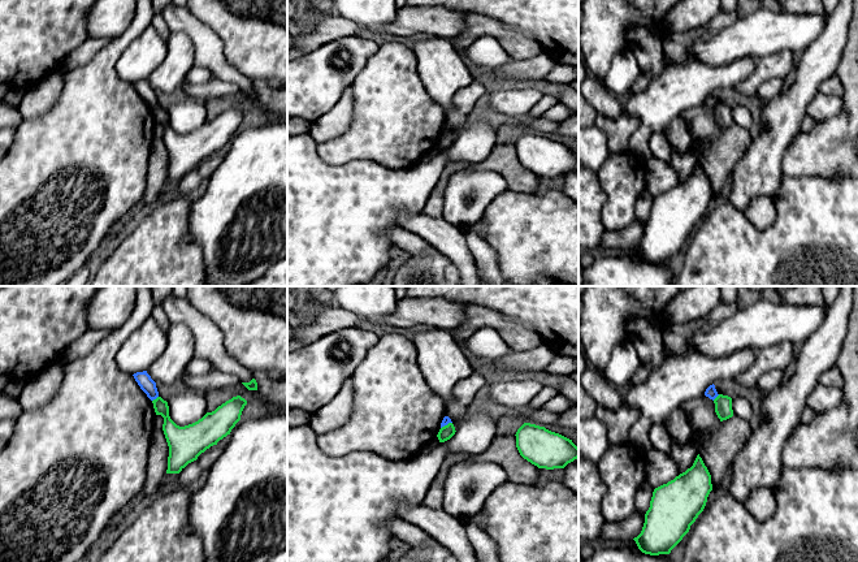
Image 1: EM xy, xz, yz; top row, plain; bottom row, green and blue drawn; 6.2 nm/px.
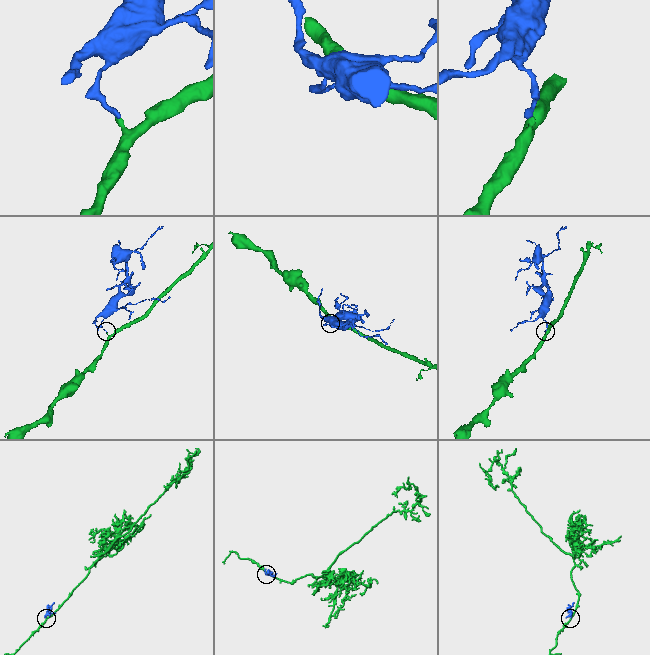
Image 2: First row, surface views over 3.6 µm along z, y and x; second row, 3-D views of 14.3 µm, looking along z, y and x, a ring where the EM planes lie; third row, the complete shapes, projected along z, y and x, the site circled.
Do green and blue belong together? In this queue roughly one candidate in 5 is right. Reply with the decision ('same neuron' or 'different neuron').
different neuron

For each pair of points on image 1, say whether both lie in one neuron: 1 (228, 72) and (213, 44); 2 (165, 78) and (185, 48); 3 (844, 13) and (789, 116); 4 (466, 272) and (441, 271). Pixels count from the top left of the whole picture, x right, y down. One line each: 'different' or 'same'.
1: same
2: same
3: same
4: different

